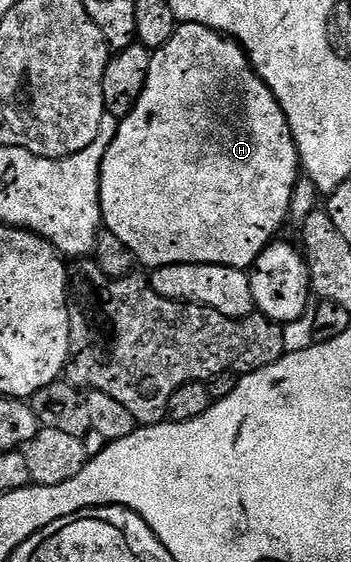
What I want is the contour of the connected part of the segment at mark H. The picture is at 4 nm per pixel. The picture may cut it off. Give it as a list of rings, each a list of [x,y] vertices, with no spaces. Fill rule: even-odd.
[[[186,22],[177,25],[170,40],[152,54],[148,75],[142,92],[136,97],[131,112],[119,119],[116,134],[108,145],[106,156],[100,169],[100,216],[103,229],[109,230],[135,256],[137,263],[145,262],[148,268],[169,266],[170,264],[214,264],[247,271],[258,260],[258,256],[277,237],[276,234],[289,221],[292,213],[294,188],[302,177],[300,153],[296,151],[296,141],[290,124],[278,104],[278,100],[267,84],[256,75],[248,55],[239,42],[226,34],[206,28],[202,24]]]

